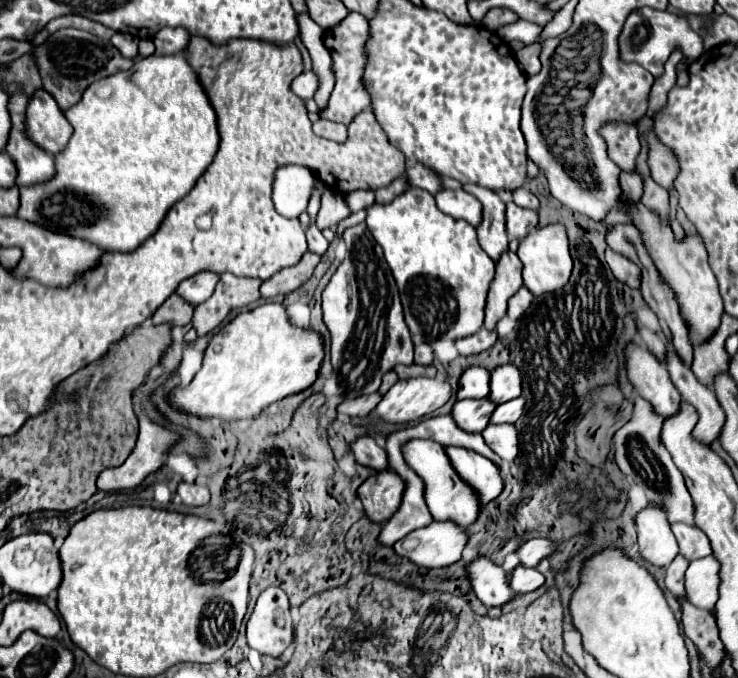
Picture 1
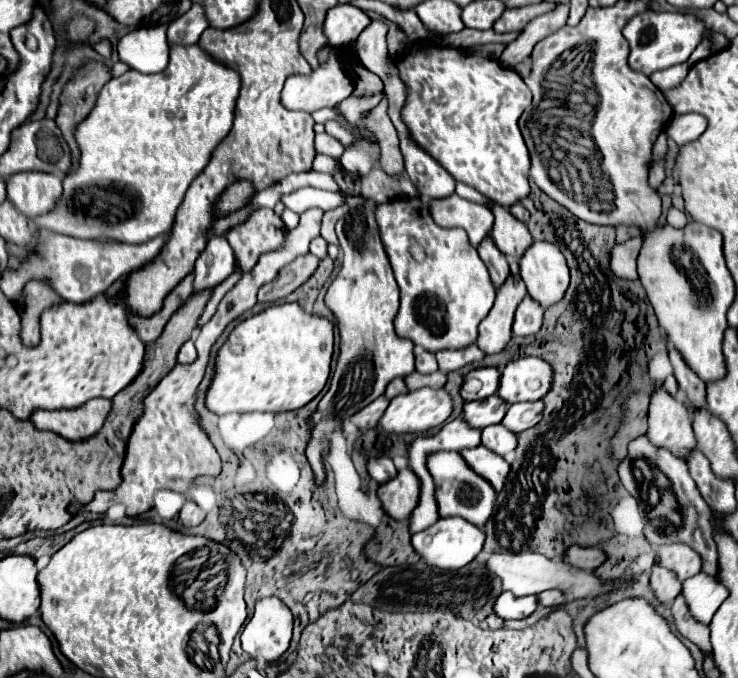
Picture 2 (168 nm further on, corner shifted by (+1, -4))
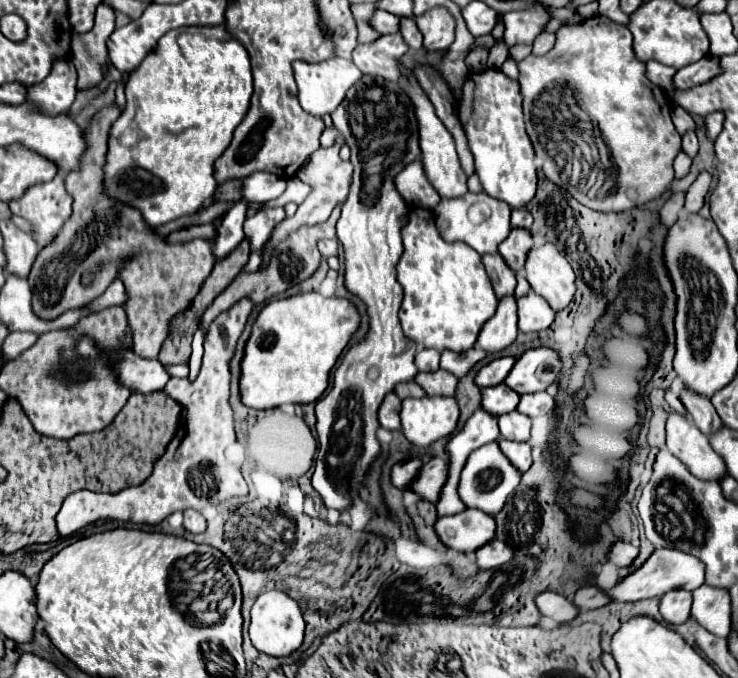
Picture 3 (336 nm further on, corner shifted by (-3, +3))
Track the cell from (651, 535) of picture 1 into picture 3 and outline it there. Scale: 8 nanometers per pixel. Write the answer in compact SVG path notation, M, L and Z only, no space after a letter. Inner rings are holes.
M683 589L669 591L661 597L661 615L671 625L683 625L689 619L691 609L691 593Z

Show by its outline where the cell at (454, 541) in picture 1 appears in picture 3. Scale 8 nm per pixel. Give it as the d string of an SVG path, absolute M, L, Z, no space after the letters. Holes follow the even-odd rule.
M465 509L451 517L439 517L435 529L449 549L469 553L495 537L495 517L481 509Z

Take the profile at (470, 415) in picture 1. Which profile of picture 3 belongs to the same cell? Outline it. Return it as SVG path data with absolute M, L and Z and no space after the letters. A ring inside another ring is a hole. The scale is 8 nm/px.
M505 383L495 385L495 387L485 387L483 389L483 409L495 417L511 413L519 405L519 393L509 389Z

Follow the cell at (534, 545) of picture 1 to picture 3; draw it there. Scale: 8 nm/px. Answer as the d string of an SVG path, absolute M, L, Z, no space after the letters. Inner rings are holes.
M617 541L611 547L609 561L613 561L619 567L629 567L637 555L639 555L639 547L633 547L631 543L625 543L625 541Z

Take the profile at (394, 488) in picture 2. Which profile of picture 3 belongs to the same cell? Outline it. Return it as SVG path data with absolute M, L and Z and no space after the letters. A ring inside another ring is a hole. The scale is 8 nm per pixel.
M433 457L429 463L421 467L421 475L413 483L413 491L427 501L437 501L445 481L447 481L447 459Z

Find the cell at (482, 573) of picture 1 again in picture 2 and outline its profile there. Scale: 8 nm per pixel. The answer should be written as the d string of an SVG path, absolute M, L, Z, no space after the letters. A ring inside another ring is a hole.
M501 592L493 602L493 612L507 620L507 618L525 618L533 614L537 608L535 596L513 596L511 592Z

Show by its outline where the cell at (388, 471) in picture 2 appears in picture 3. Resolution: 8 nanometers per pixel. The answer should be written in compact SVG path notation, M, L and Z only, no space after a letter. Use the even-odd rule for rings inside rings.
M409 459L409 461L401 461L401 463L393 465L393 469L391 469L391 481L393 481L393 485L399 487L399 489L403 489L403 491L411 491L411 483L419 475L421 465L423 463L419 459Z

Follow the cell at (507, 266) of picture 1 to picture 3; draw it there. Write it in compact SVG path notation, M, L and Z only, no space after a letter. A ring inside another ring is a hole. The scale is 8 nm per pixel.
M503 297L499 301L497 313L483 325L479 337L477 337L477 347L487 351L487 353L499 353L505 347L509 347L517 337L517 307L515 307L515 297Z

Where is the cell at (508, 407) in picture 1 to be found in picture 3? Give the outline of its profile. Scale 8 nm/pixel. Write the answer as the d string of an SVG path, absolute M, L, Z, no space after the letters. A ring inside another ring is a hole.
M529 393L529 395L521 395L521 403L517 407L517 411L521 411L523 415L529 417L543 417L549 415L549 411L553 411L555 401L549 393Z

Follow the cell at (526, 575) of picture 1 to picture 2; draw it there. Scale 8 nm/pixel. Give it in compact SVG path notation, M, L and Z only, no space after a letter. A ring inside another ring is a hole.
M559 590L541 592L541 594L537 594L537 600L539 600L539 604L543 604L543 606L561 606L561 604L565 604L565 598L561 596Z

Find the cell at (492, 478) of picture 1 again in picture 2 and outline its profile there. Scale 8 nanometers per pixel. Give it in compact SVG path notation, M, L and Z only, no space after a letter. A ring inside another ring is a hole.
M485 446L461 450L459 454L463 456L463 460L467 460L467 464L473 472L477 472L479 476L485 476L485 480L491 486L495 486L495 492L499 492L503 488L503 482L509 474L509 464L499 454L487 450Z

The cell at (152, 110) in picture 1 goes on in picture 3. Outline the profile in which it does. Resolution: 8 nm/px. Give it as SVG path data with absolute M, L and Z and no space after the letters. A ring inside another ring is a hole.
M225 25L187 27L167 31L157 47L143 59L125 87L127 109L113 123L109 133L109 153L105 165L107 193L139 209L153 227L165 225L183 215L199 211L215 193L215 161L231 143L235 127L243 121L253 95L249 53Z

